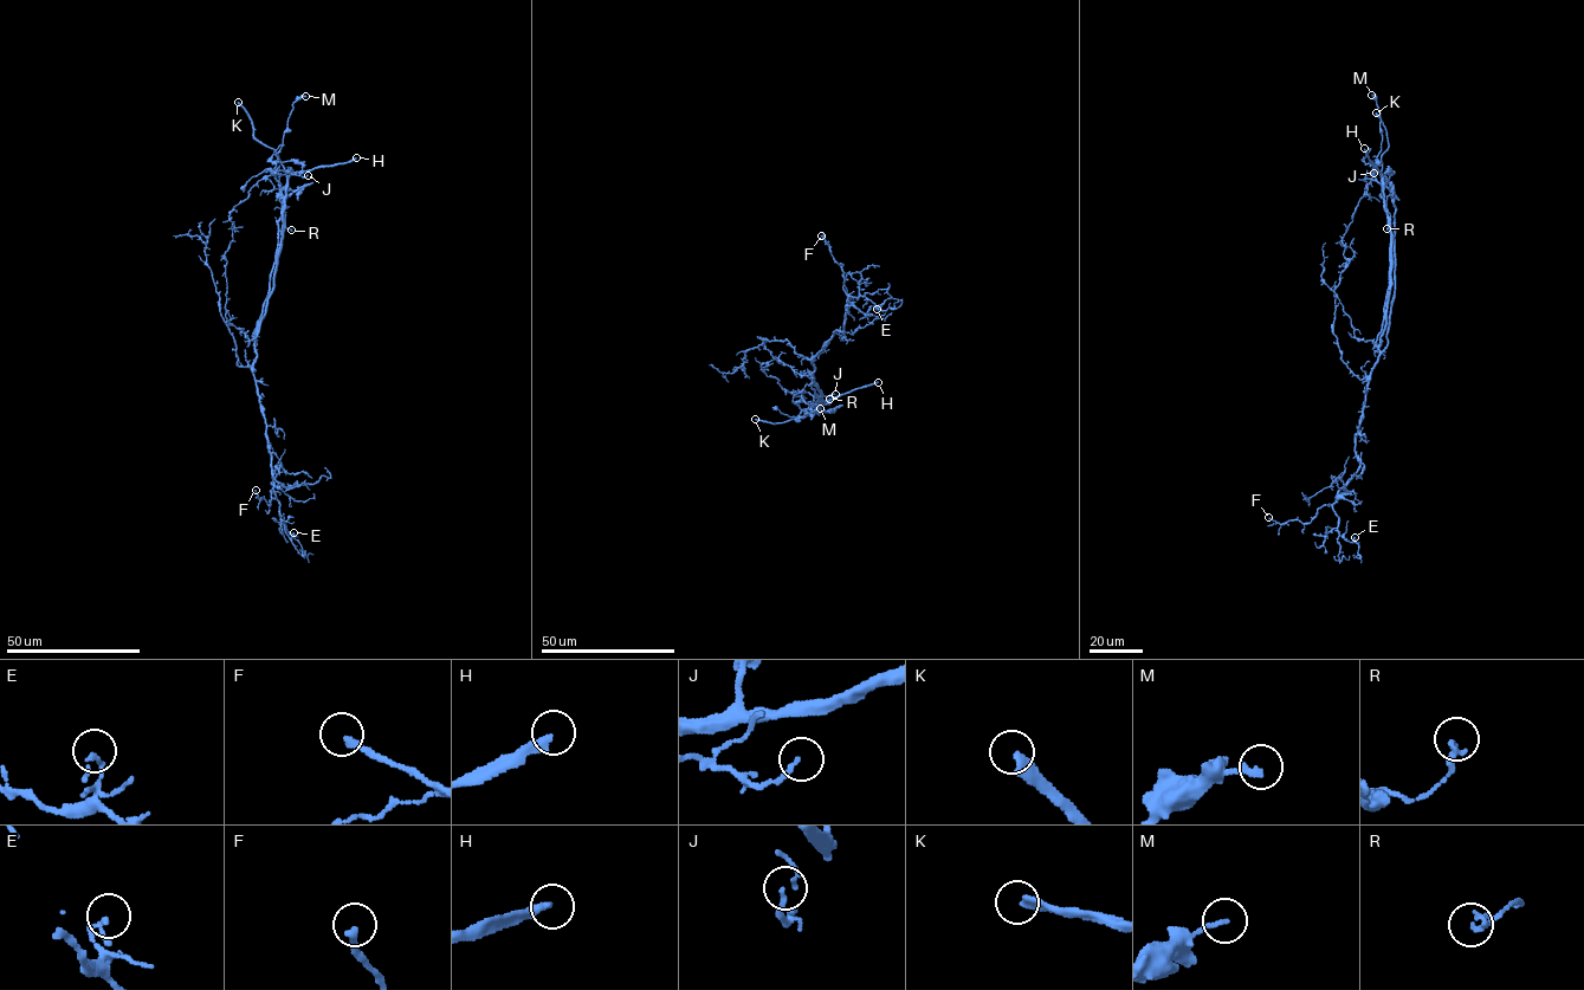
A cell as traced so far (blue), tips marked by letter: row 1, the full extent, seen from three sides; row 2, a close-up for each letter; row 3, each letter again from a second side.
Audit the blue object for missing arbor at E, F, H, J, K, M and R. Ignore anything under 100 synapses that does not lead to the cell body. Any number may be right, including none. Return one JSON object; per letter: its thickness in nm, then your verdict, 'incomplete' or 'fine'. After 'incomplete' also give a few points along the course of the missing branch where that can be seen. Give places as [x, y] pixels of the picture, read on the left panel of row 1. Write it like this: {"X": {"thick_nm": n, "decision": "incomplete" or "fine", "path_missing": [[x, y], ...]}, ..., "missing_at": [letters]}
{"E": {"thick_nm": 160, "decision": "fine"}, "F": {"thick_nm": 240, "decision": "fine"}, "H": {"thick_nm": 280, "decision": "incomplete"}, "J": {"thick_nm": 140, "decision": "fine"}, "K": {"thick_nm": 300, "decision": "incomplete", "path_missing": [[238, 102], [206, 78], [183, 56]]}, "M": {"thick_nm": 180, "decision": "fine"}, "R": {"thick_nm": 200, "decision": "fine"}, "missing_at": ["H", "K"]}

